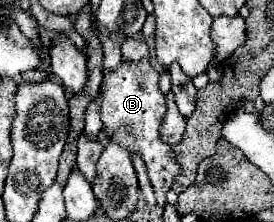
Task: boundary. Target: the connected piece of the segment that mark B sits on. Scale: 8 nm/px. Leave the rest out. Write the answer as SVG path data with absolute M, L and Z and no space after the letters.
M145 57L141 61L121 61L115 69L103 71L103 81L99 89L99 113L103 131L109 141L123 145L131 155L137 153L149 173L157 203L165 205L165 193L171 189L175 177L179 175L179 161L175 153L171 153L171 145L161 139L161 125L167 113L167 97L157 87L159 73L151 67L151 61Z

